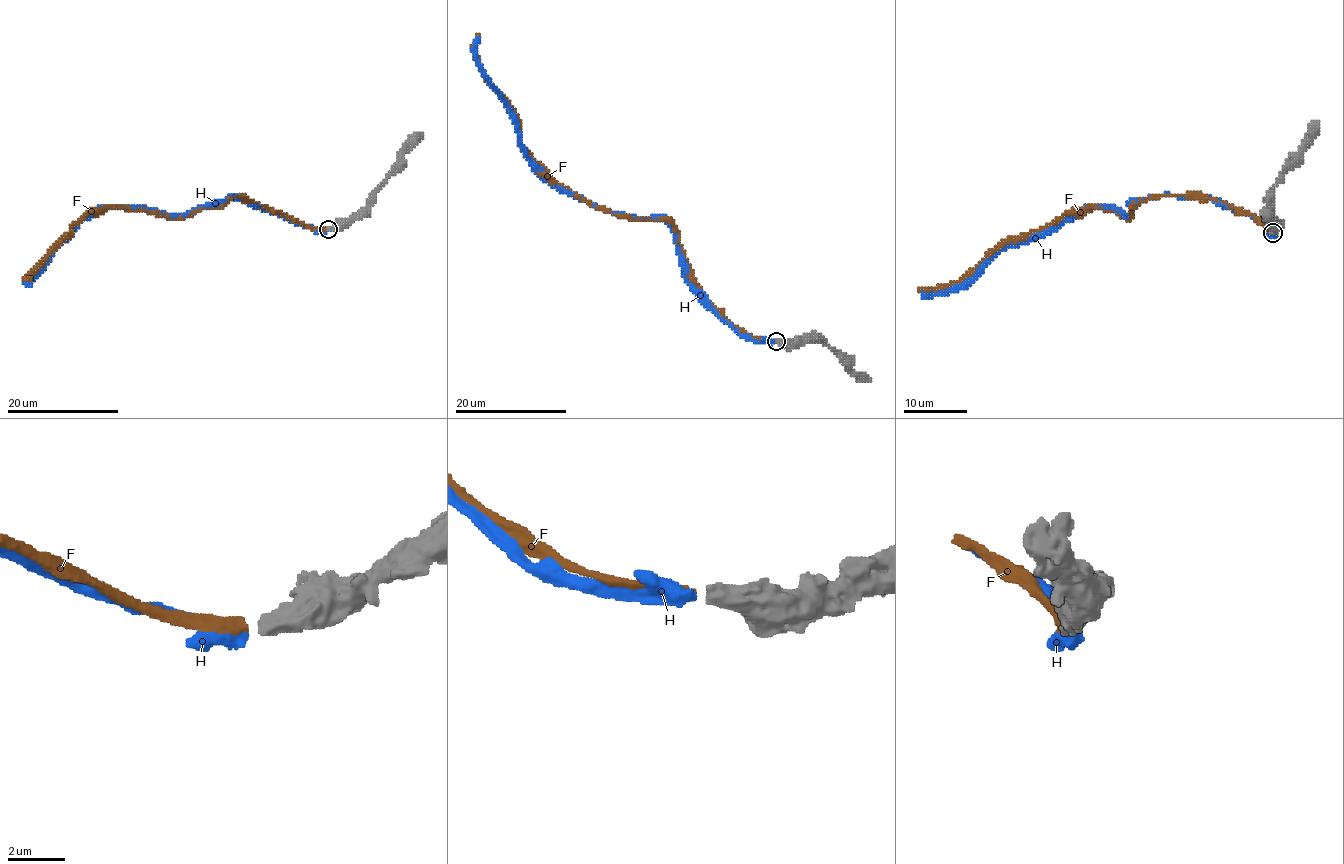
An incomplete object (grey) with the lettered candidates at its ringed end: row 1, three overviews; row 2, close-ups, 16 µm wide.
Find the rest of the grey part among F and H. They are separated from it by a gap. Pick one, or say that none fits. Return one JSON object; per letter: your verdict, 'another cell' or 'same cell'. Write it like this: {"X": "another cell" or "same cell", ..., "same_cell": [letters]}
{"F": "same cell", "H": "another cell", "same_cell": ["F"]}

